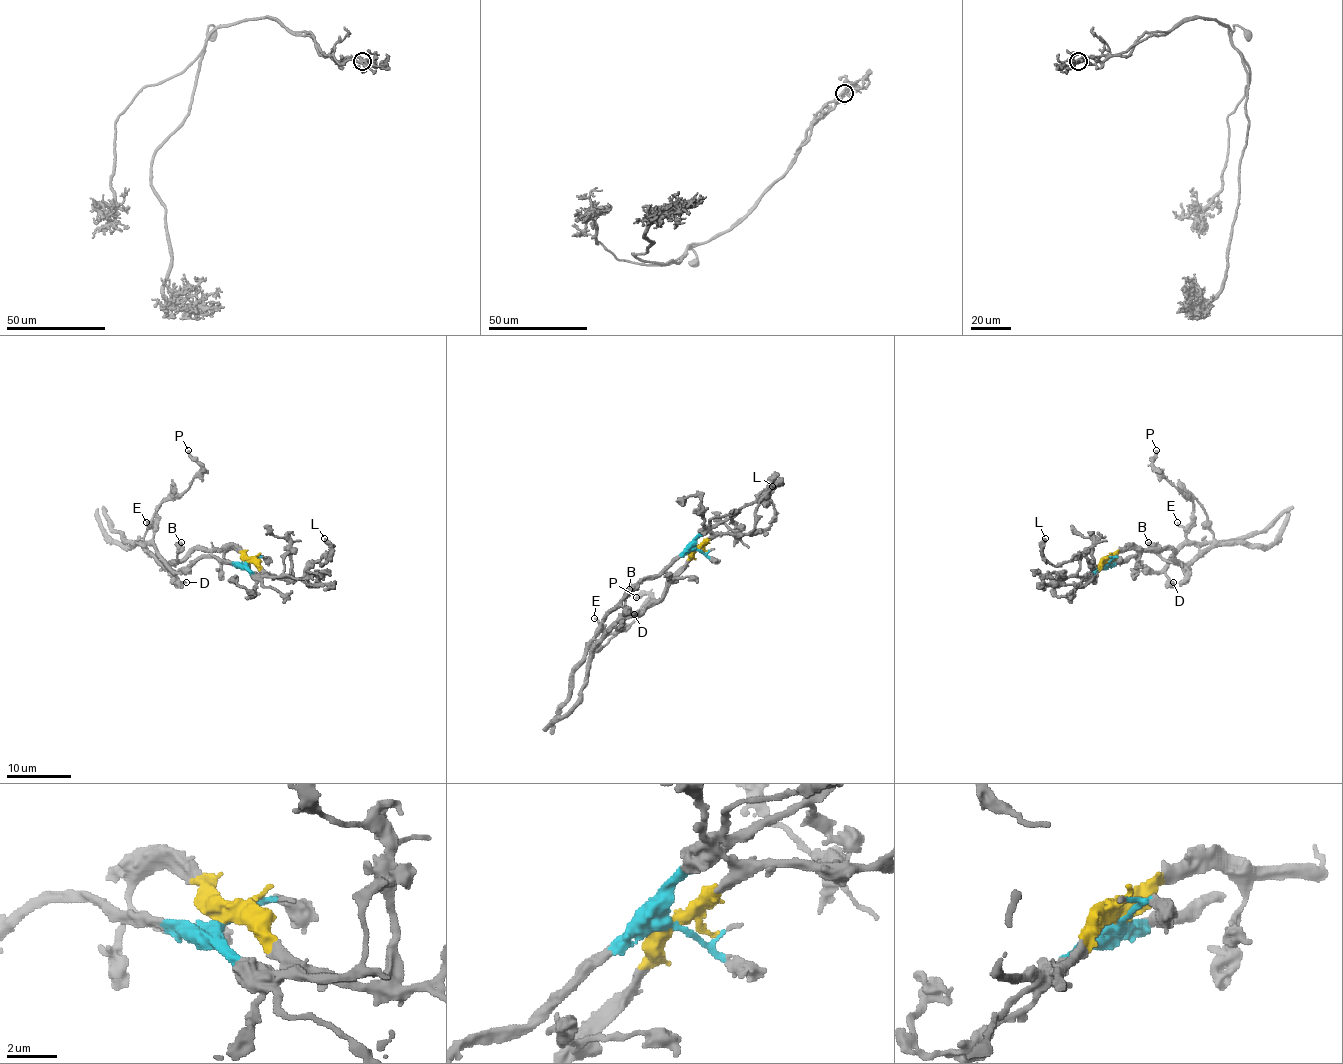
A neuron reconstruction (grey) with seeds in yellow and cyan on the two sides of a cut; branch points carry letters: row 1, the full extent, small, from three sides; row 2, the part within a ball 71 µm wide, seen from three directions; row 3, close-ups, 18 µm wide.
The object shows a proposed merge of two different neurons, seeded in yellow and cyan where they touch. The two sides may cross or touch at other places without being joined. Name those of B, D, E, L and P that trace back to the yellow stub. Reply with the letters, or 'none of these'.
B, L

